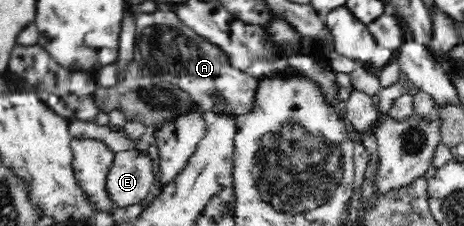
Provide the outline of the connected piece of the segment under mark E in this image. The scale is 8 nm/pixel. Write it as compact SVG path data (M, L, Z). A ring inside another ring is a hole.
M128 149L114 152L110 170L106 172L106 186L104 186L112 205L116 208L128 208L132 204L140 204L148 196L152 184L155 184L152 166L152 159L145 151Z

